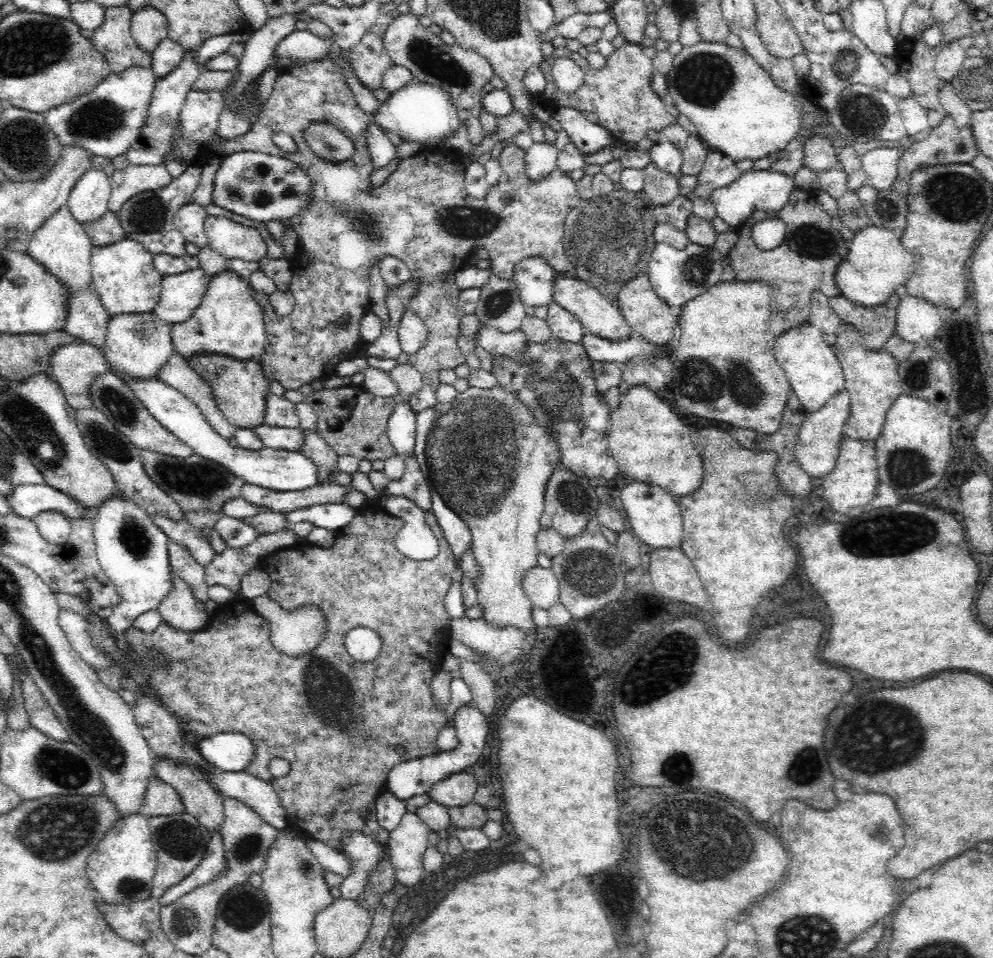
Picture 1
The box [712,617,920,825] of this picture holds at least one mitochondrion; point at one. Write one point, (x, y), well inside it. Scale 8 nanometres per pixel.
(807, 767)

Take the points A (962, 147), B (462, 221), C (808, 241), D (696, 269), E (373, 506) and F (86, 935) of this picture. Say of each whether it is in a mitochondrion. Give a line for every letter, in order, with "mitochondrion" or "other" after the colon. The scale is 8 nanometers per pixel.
A: mitochondrion
B: mitochondrion
C: mitochondrion
D: mitochondrion
E: other
F: other

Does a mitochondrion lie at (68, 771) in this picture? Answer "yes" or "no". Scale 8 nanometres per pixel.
yes

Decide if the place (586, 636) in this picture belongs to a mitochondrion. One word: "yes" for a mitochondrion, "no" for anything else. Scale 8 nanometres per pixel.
no

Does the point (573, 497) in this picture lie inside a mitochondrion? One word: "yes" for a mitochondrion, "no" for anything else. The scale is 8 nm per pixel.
yes

